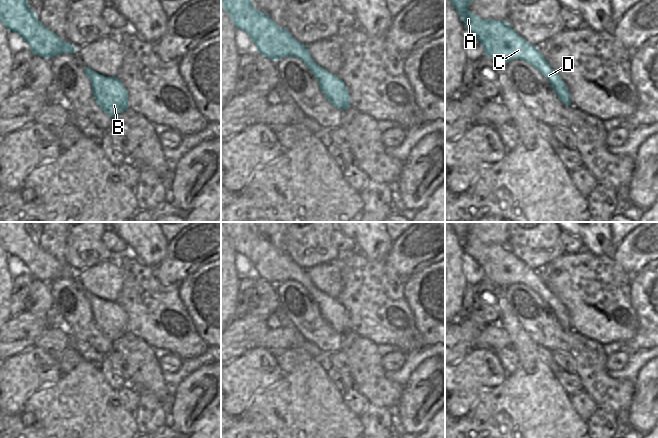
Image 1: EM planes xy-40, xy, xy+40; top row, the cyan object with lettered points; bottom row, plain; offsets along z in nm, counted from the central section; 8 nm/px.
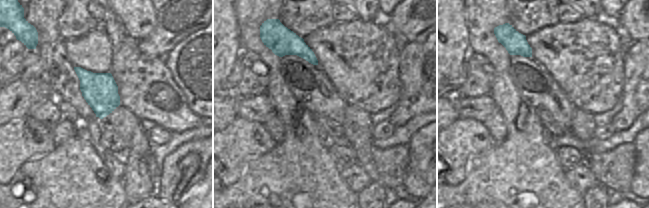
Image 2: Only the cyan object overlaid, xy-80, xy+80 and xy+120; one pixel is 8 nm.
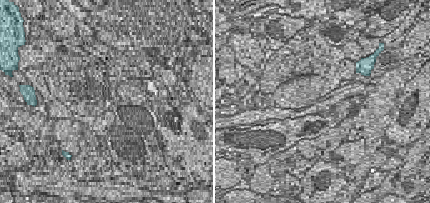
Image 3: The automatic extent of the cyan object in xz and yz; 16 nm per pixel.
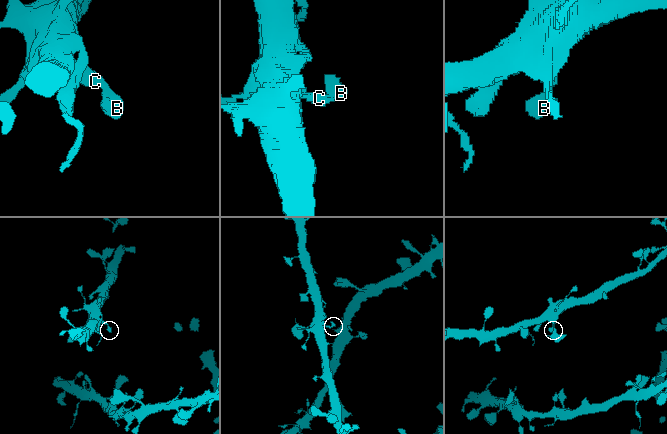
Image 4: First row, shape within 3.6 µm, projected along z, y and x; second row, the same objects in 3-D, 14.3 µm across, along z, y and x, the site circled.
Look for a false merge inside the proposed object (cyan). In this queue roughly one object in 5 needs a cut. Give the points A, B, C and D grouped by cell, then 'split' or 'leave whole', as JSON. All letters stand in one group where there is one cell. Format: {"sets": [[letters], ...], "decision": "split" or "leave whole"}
{"sets": [["A", "B", "C", "D"]], "decision": "leave whole"}

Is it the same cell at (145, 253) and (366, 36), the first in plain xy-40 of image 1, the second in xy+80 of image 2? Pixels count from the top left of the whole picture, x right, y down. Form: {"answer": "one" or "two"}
{"answer": "two"}

